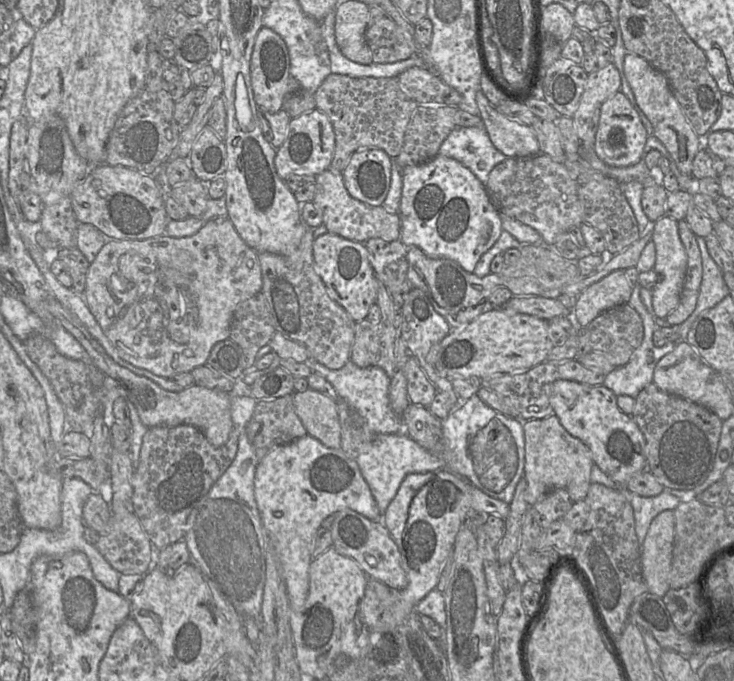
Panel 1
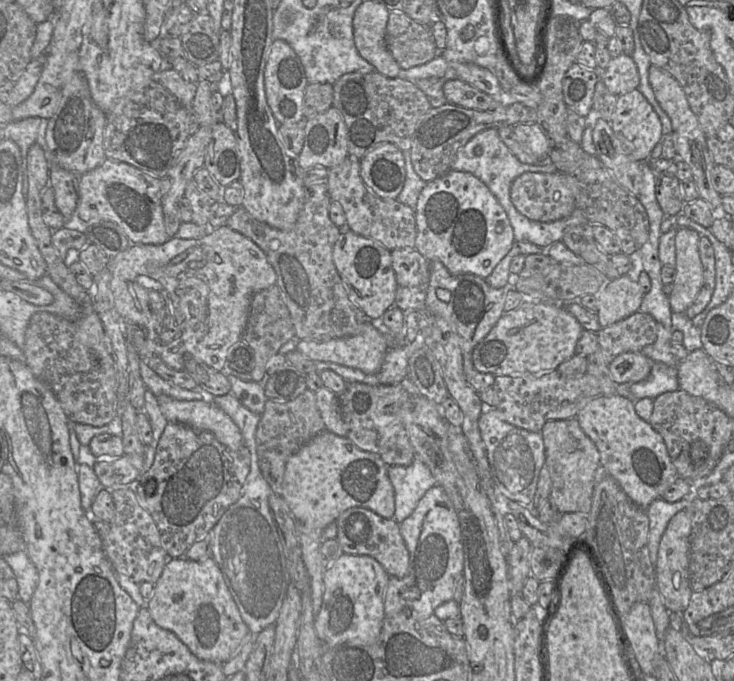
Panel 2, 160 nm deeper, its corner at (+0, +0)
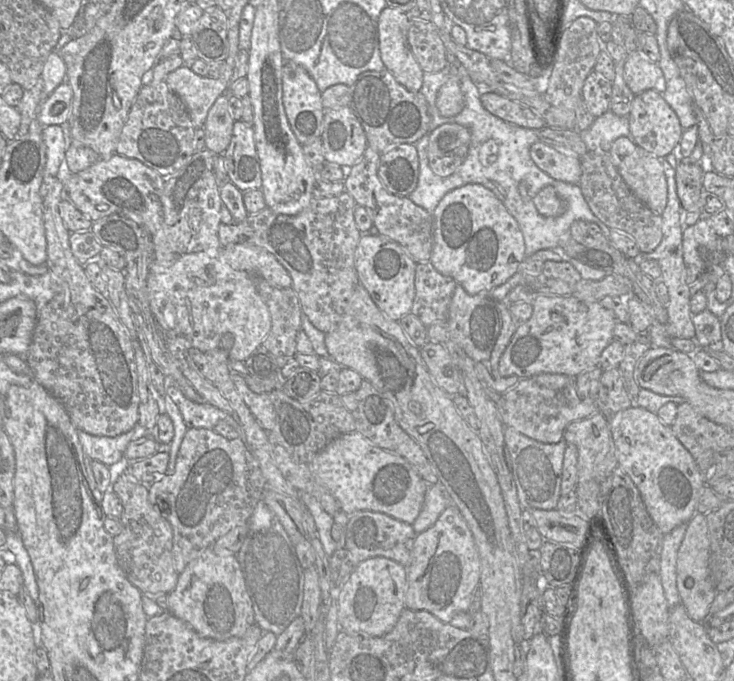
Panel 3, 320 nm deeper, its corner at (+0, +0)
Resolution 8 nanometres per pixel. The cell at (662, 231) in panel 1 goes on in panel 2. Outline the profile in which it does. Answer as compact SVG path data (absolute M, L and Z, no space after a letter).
M678 228L675 236L675 277L668 295L673 313L685 313L695 300L702 282L703 266L699 255L699 240L703 236L687 228Z

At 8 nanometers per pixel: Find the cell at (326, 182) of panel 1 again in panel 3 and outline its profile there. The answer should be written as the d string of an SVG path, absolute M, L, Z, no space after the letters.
M371 147L366 148L363 157L347 171L343 180L345 192L349 193L358 205L372 212L375 233L400 244L415 262L430 262L434 245L433 216L409 197L393 195L385 190L378 177L380 156L381 154Z

